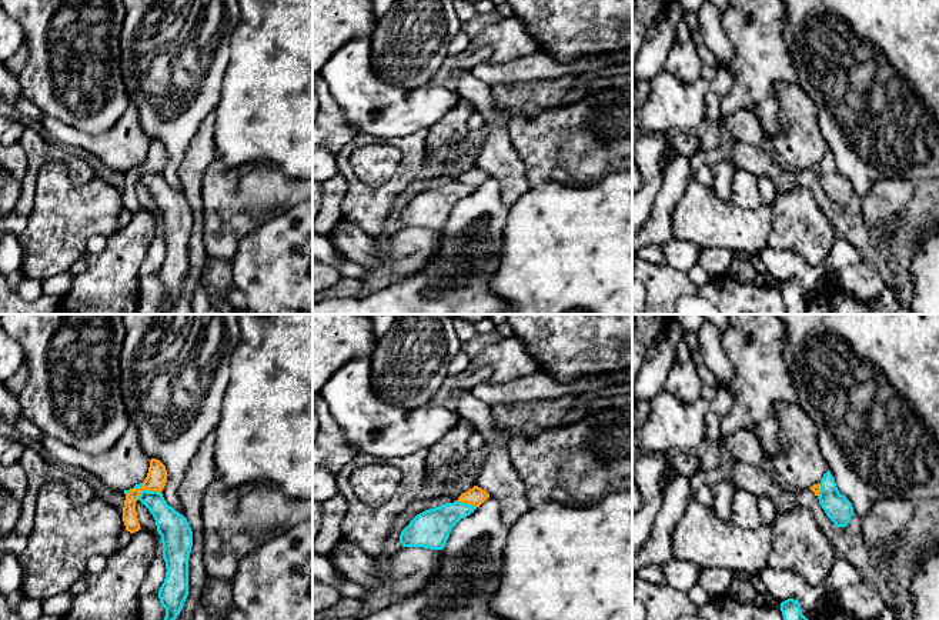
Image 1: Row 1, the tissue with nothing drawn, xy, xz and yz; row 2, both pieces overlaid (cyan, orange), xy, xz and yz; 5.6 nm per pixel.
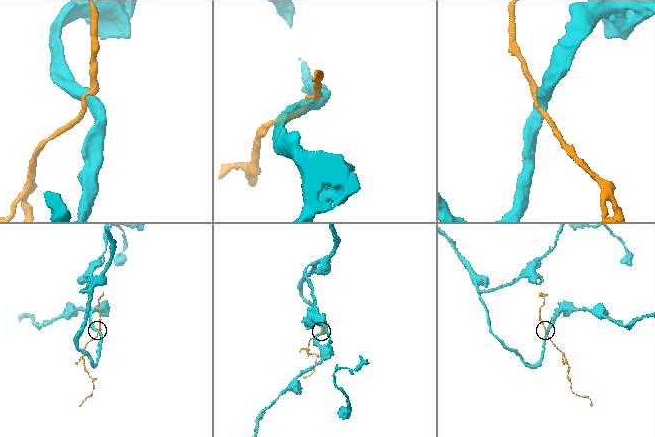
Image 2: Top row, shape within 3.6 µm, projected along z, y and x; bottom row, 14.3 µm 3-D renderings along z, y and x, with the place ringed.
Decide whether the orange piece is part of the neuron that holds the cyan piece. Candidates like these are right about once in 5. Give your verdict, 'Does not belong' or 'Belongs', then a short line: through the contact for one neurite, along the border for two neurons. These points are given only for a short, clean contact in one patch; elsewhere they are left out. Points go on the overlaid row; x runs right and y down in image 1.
Does not belong. Line: xy (160, 493), (143, 490), (137, 499)

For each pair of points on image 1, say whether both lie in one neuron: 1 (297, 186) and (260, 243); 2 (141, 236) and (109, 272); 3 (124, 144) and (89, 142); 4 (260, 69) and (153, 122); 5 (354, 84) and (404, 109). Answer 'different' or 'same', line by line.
1: different
2: same
3: same
4: different
5: same

